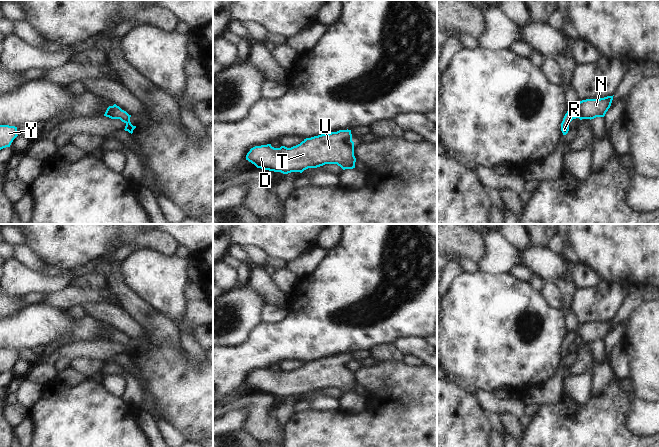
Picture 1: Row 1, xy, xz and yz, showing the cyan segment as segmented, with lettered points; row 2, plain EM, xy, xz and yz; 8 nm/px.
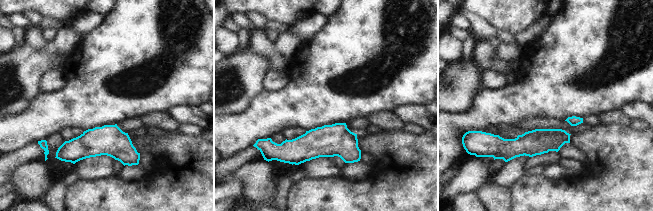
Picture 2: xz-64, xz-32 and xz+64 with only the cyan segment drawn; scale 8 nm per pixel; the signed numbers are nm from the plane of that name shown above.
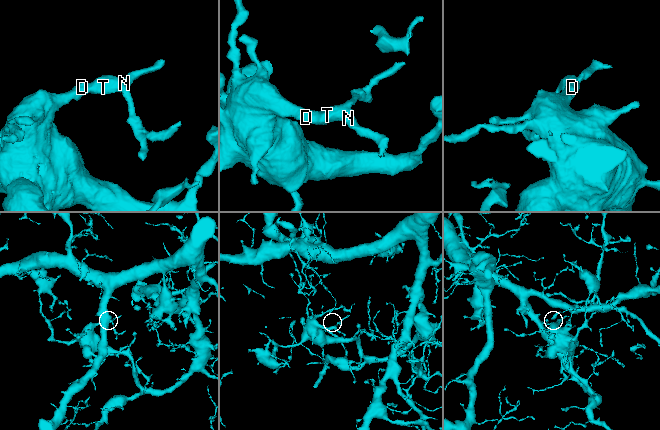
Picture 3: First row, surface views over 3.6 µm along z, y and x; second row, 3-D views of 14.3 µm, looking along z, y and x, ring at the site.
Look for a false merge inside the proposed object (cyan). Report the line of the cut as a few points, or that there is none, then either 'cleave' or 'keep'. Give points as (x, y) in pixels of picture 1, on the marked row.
no cut; keep

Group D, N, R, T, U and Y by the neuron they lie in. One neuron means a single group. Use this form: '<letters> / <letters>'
D N R T U Y

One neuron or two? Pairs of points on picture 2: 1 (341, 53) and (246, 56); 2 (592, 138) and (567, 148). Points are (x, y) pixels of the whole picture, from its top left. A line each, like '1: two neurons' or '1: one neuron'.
1: two neurons
2: two neurons

